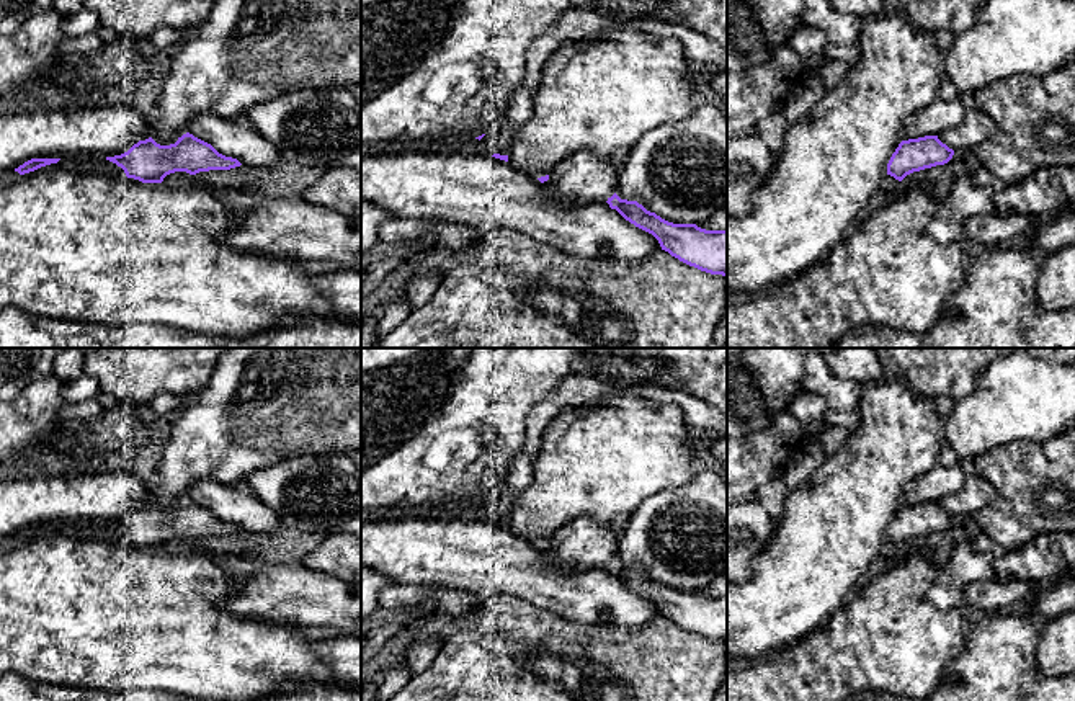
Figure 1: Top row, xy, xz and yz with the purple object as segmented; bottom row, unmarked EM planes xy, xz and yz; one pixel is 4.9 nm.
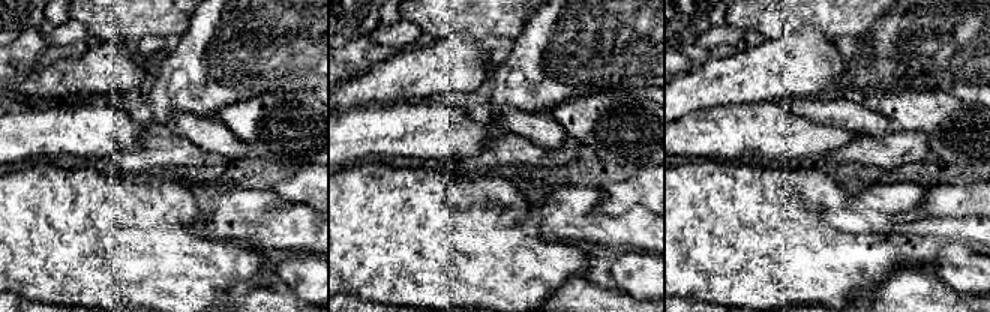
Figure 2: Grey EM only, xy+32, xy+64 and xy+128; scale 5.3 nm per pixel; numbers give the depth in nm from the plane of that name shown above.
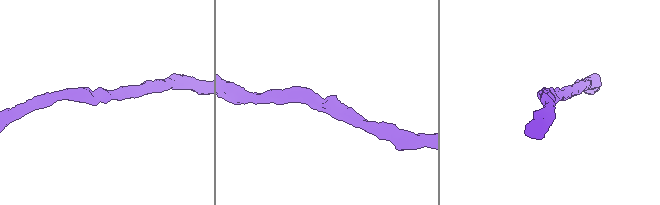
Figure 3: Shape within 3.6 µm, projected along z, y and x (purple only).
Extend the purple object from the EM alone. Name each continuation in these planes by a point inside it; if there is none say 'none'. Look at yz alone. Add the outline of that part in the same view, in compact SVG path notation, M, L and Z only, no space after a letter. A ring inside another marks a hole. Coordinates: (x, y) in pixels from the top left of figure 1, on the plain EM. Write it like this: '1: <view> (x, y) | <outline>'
none

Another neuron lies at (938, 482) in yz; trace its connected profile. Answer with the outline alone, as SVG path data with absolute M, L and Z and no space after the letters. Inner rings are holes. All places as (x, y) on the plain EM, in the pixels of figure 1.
M936 466L925 476L905 485L902 493L902 507L918 505L925 502L938 502L959 490L967 477L962 466Z

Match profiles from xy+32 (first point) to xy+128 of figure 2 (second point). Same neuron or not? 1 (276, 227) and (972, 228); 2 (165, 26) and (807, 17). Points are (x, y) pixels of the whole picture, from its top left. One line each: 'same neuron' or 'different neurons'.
1: same neuron
2: same neuron

